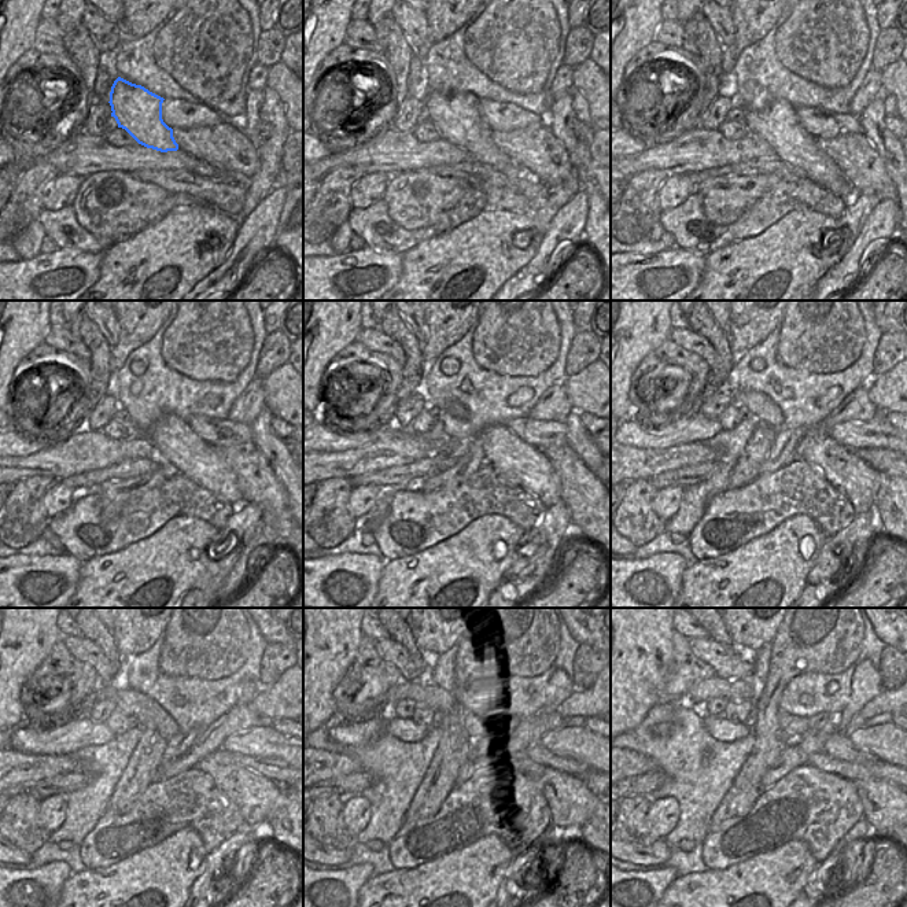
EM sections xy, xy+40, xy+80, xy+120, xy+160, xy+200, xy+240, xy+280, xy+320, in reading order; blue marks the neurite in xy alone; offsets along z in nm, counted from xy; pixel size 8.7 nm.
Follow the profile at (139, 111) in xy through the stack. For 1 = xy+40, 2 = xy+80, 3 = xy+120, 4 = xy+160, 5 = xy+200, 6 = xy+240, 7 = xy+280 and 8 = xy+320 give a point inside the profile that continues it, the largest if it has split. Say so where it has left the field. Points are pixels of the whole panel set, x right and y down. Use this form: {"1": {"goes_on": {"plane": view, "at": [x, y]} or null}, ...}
{"1": {"goes_on": {"plane": "xy+40", "at": [457, 118]}}, "2": {"goes_on": {"plane": "xy+80", "at": [778, 125]}}, "3": {"goes_on": {"plane": "xy+120", "at": [180, 445]}}, "4": {"goes_on": {"plane": "xy+160", "at": [498, 443]}}, "5": {"goes_on": {"plane": "xy+200", "at": [859, 486]}}, "6": {"goes_on": {"plane": "xy+240", "at": [257, 796]}}, "7": {"goes_on": {"plane": "xy+280", "at": [571, 802]}}, "8": {"goes_on": {"plane": "xy+320", "at": [885, 806]}}}

